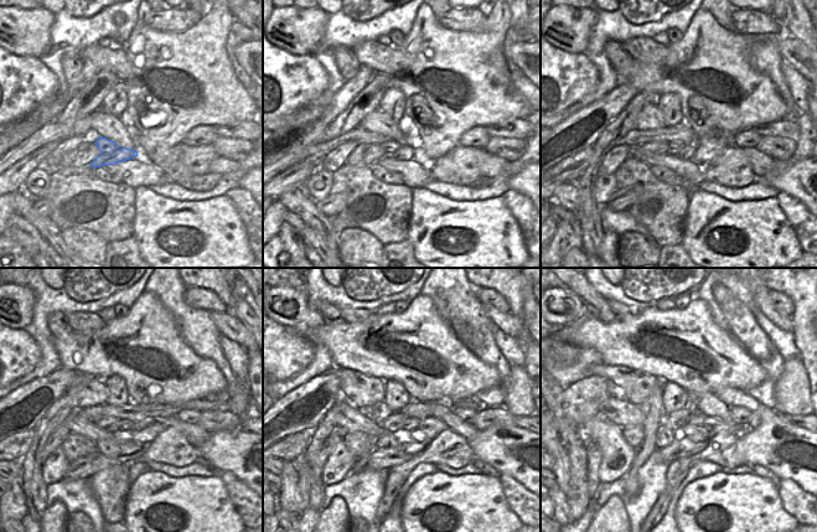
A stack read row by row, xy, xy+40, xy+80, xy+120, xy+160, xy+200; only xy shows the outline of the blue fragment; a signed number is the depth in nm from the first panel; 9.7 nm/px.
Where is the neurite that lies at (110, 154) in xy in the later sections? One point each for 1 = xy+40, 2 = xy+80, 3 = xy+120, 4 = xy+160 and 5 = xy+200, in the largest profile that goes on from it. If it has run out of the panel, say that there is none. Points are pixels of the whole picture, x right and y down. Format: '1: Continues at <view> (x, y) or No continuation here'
1: Continues at xy+40 (396, 150)
2: Continues at xy+80 (683, 151)
3: Continues at xy+120 (123, 424)
4: Continues at xy+160 (430, 423)
5: Continues at xy+200 (713, 425)

